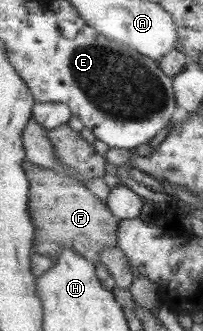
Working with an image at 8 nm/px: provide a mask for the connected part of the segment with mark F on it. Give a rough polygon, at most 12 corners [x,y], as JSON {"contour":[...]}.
{"contour":[[28,159],[34,252],[96,265],[121,220],[80,180]]}

